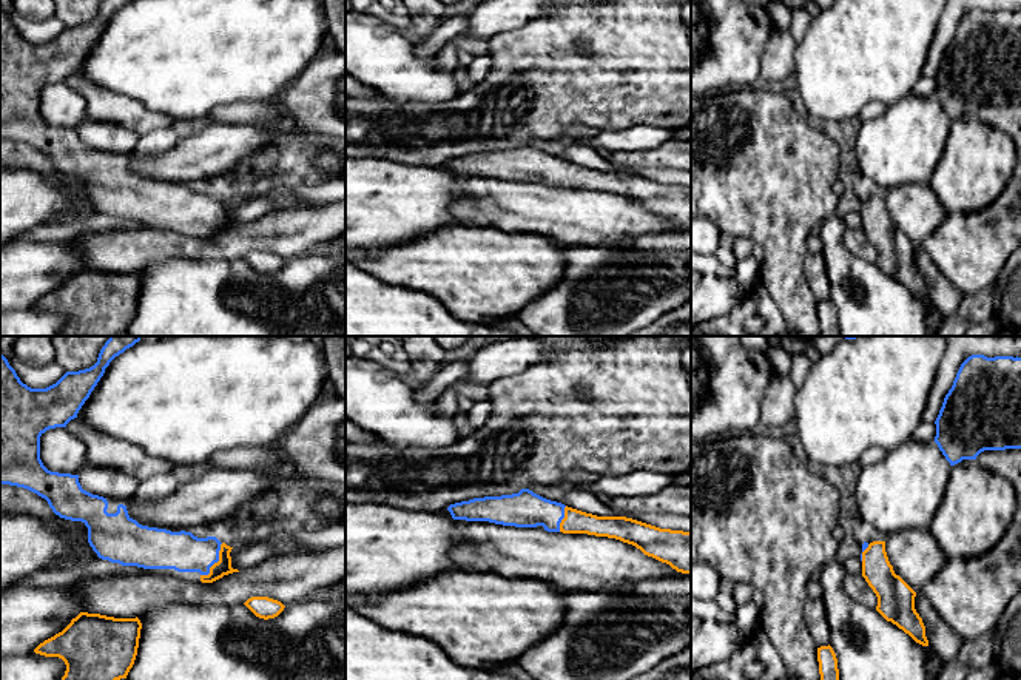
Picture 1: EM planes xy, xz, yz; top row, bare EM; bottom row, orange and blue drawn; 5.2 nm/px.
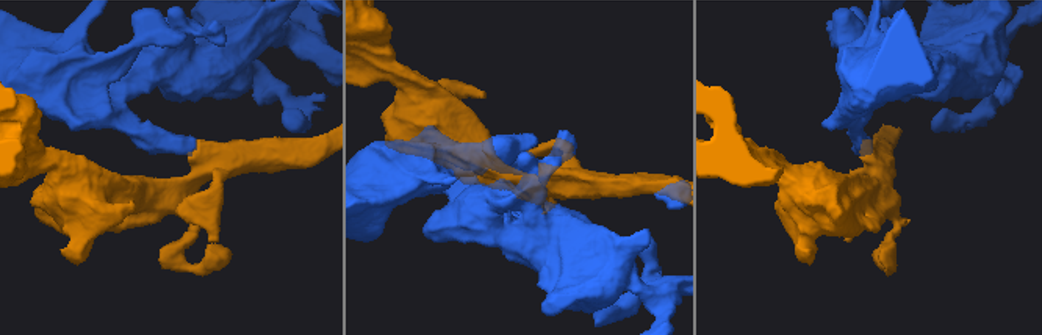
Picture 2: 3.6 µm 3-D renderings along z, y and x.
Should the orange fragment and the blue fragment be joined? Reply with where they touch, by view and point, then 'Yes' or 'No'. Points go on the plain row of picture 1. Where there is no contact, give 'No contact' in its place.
Touches orange at xy (218, 216). Yes

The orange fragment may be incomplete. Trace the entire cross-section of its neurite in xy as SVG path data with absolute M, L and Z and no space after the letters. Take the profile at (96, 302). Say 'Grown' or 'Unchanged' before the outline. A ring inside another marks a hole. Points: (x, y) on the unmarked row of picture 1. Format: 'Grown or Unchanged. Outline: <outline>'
Unchanged. Outline: M80 267L34 307L65 316L66 325L60 336L117 336L126 333L134 319L140 284L137 271Z

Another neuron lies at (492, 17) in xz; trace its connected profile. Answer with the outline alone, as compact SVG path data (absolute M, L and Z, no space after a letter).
M486 0L469 17L467 37L490 40L531 19L549 14L552 6L549 0Z

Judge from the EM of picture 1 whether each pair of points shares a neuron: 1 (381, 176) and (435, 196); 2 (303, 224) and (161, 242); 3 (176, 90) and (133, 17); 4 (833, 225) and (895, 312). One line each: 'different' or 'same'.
1: same
2: same
3: same
4: same

